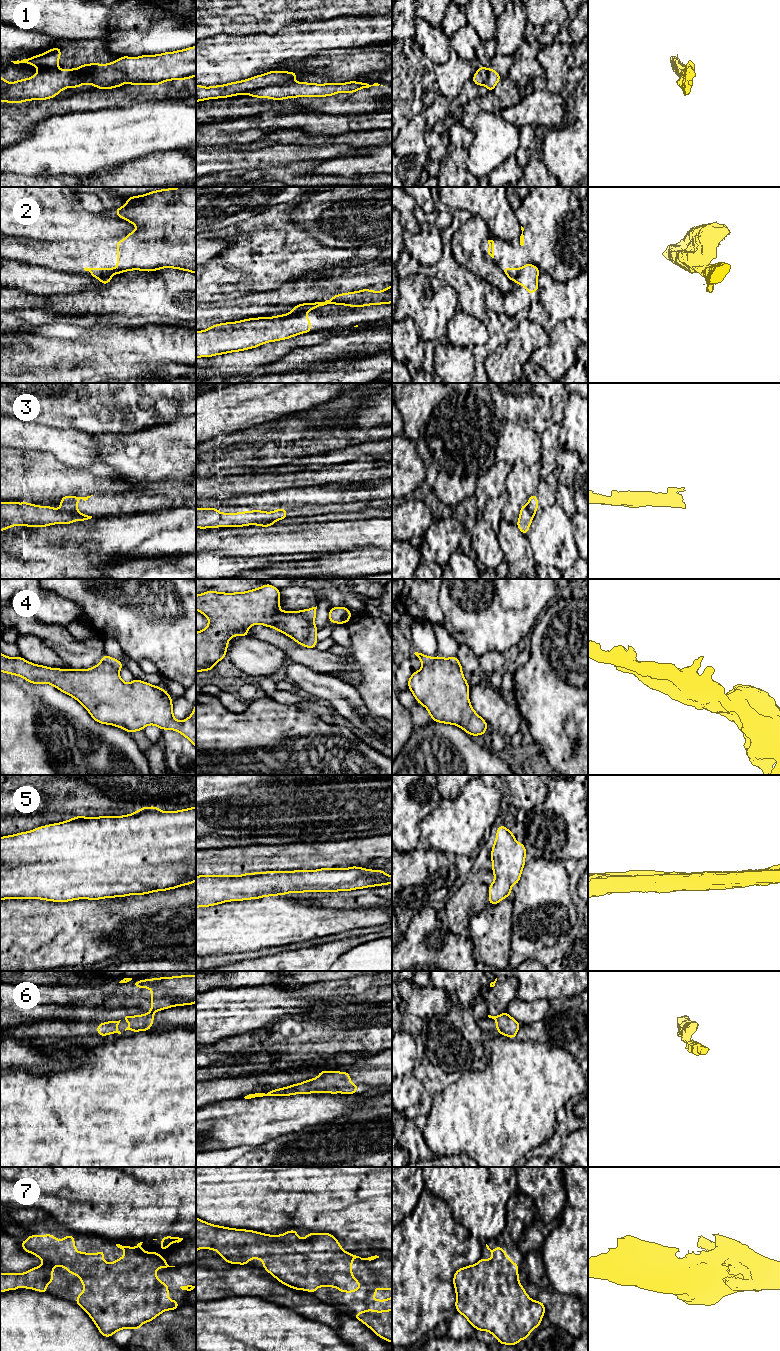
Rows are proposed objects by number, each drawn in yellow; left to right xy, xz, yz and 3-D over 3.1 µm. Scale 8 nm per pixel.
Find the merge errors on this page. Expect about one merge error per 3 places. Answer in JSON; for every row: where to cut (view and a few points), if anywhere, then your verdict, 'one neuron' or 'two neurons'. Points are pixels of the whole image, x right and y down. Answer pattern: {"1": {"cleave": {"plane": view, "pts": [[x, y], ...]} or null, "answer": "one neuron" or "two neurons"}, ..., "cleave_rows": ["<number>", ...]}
{"1": {"cleave": {"plane": "xz", "pts": [[294, 82], [253, 88], [243, 93]]}, "answer": "two neurons"}, "2": {"cleave": {"plane": "xz", "pts": [[306, 310], [300, 313], [288, 314]]}, "answer": "two neurons"}, "3": {"cleave": {"plane": "xy", "pts": [[59, 509], [78, 512]]}, "answer": "two neurons"}, "4": {"cleave": {"plane": "xz", "pts": [[297, 611], [309, 622], [308, 636], [301, 644]]}, "answer": "two neurons"}, "5": {"cleave": null, "answer": "one neuron"}, "6": {"cleave": {"plane": "xy", "pts": [[150, 1012], [152, 1014]]}, "answer": "two neurons"}, "7": {"cleave": null, "answer": "one neuron"}, "cleave_rows": ["1", "2", "3", "4", "6"]}

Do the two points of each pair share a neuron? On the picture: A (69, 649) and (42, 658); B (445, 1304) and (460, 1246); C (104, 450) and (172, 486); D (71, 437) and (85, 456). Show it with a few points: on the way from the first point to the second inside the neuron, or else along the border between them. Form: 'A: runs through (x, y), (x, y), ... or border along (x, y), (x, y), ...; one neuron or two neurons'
A: border along (39, 637), (70, 668); two neurons
B: runs through (445, 1289), (445, 1260); one neuron
C: border along (184, 481), (163, 479), (146, 483); two neurons
D: runs through (71, 442), (80, 451); one neuron

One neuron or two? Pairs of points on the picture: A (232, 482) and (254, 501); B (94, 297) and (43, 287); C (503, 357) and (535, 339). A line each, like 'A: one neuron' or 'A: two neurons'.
A: two neurons
B: two neurons
C: one neuron

